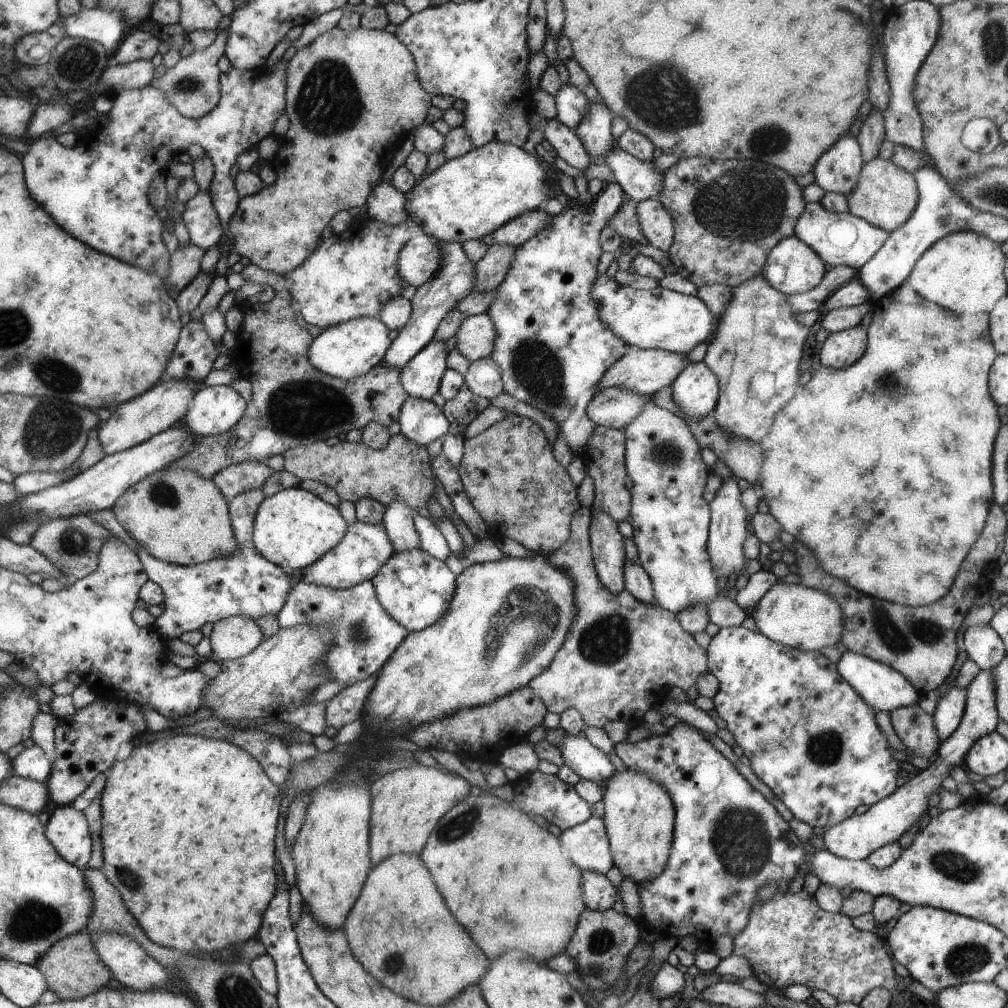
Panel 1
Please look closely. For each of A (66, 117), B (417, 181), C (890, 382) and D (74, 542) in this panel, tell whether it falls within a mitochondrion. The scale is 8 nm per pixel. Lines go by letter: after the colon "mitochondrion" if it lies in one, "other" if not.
A: other
B: other
C: mitochondrion
D: mitochondrion

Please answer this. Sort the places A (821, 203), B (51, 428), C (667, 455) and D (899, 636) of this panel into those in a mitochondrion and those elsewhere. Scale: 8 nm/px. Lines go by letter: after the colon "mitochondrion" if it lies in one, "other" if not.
A: other
B: mitochondrion
C: mitochondrion
D: mitochondrion

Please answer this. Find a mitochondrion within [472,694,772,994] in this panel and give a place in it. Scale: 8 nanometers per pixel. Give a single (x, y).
(602, 940)

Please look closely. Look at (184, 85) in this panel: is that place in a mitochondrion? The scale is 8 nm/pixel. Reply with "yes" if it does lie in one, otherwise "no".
yes

